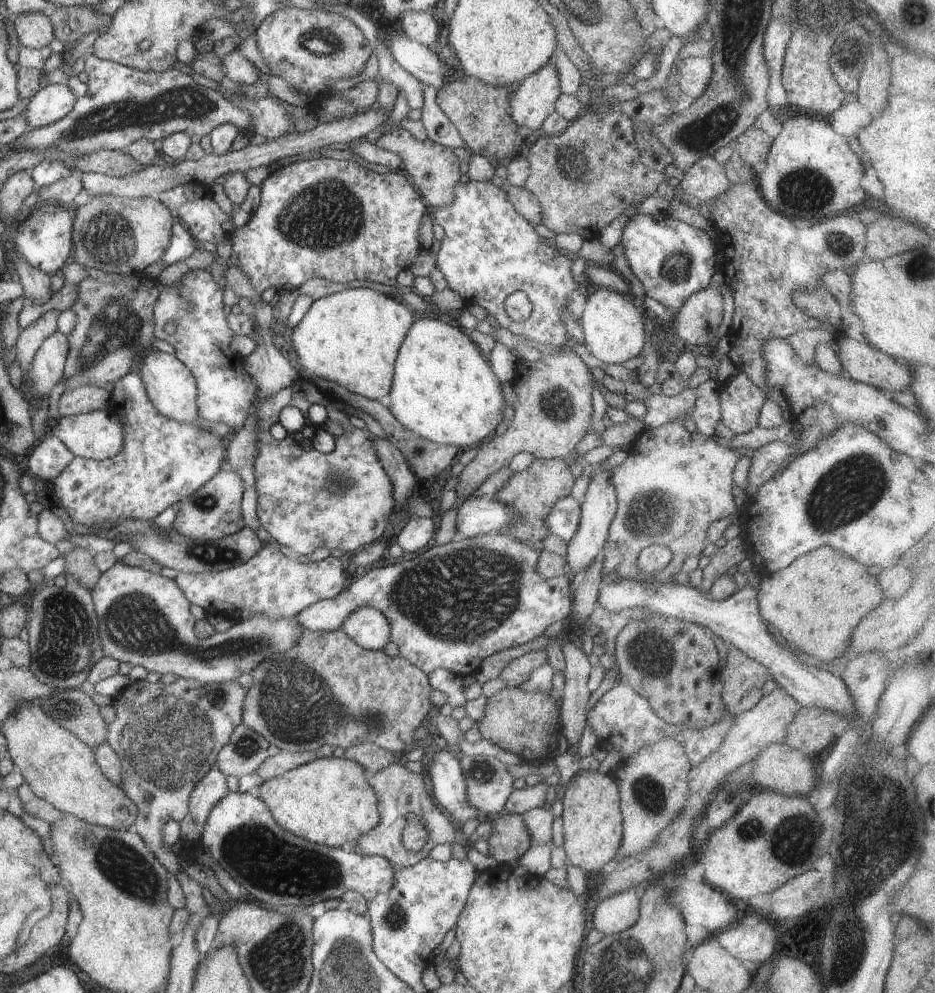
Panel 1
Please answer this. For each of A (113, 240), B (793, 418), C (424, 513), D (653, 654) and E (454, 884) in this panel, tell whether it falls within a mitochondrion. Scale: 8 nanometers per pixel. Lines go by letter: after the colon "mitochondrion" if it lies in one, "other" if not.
A: mitochondrion
B: other
C: other
D: mitochondrion
E: other

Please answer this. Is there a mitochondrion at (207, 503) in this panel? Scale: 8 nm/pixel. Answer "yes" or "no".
yes

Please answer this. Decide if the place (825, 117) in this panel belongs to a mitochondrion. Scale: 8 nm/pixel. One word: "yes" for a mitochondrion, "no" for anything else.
no

